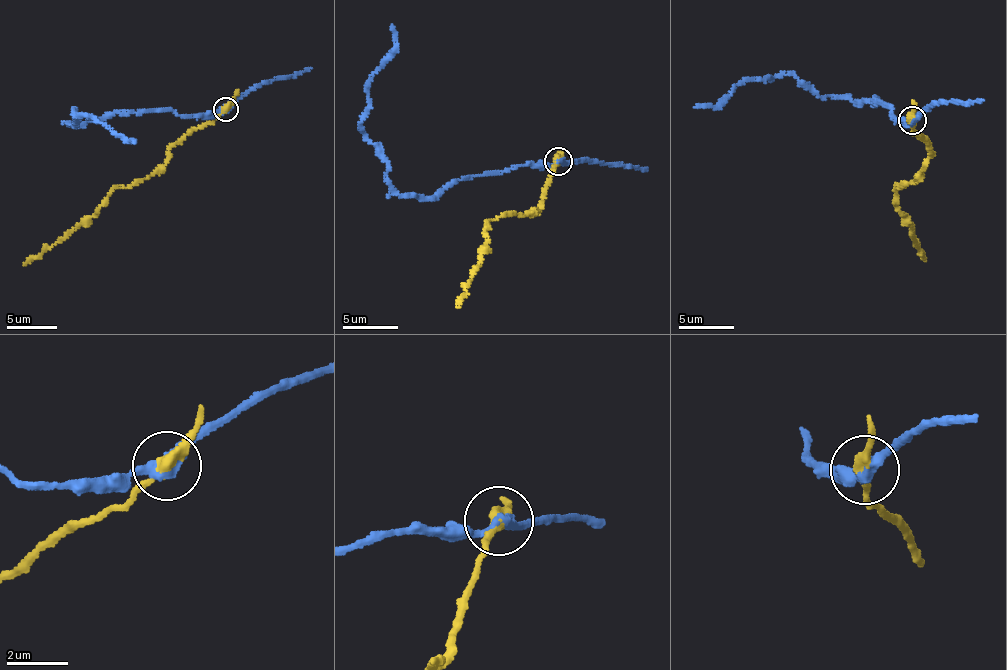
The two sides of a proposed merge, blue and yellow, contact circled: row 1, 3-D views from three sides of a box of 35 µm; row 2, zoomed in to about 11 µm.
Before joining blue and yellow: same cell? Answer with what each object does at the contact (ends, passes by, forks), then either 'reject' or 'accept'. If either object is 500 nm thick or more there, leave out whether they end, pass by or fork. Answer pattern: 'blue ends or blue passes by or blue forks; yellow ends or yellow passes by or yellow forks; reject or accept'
blue passes by; yellow passes by; reject

